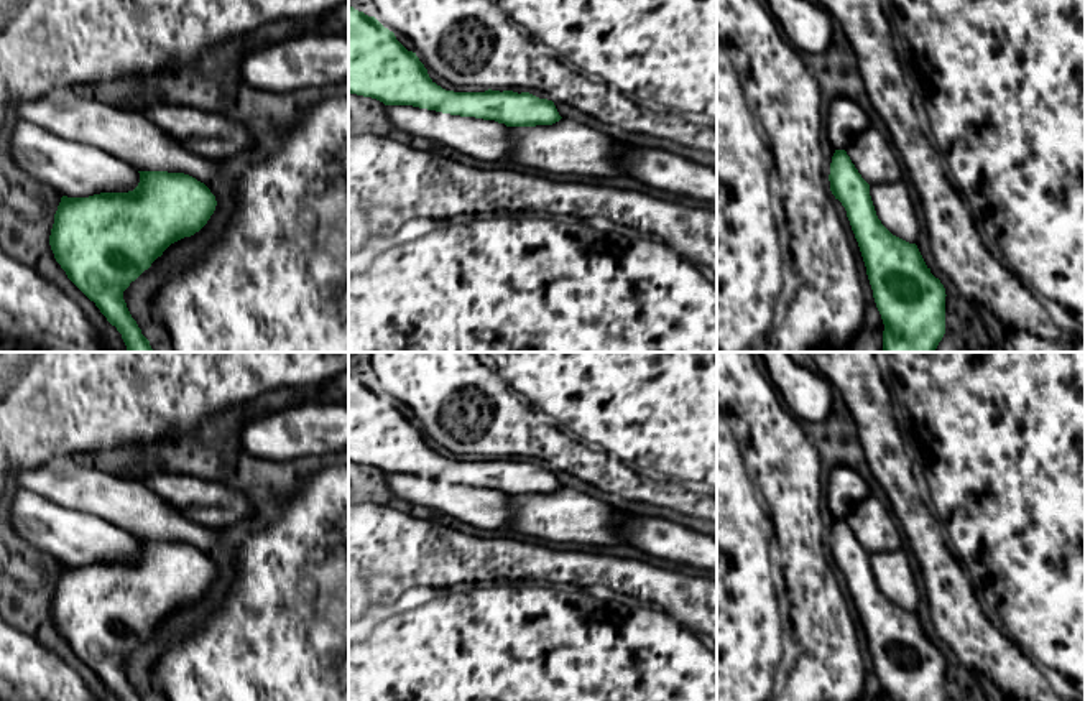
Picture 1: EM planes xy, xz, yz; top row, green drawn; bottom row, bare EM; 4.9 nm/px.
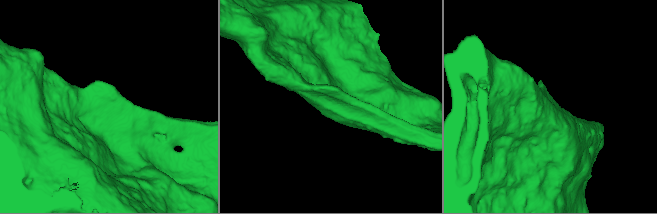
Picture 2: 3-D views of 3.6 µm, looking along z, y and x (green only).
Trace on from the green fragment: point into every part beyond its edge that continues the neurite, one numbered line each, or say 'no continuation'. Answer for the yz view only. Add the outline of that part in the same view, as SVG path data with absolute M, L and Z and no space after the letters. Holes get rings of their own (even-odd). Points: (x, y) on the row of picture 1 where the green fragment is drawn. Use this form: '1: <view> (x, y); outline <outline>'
no continuation

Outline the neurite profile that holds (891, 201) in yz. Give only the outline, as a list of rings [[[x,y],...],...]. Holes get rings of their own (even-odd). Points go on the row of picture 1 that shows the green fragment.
[[[903,179],[870,186],[870,196],[881,224],[896,237],[916,244],[919,222],[909,189]]]

